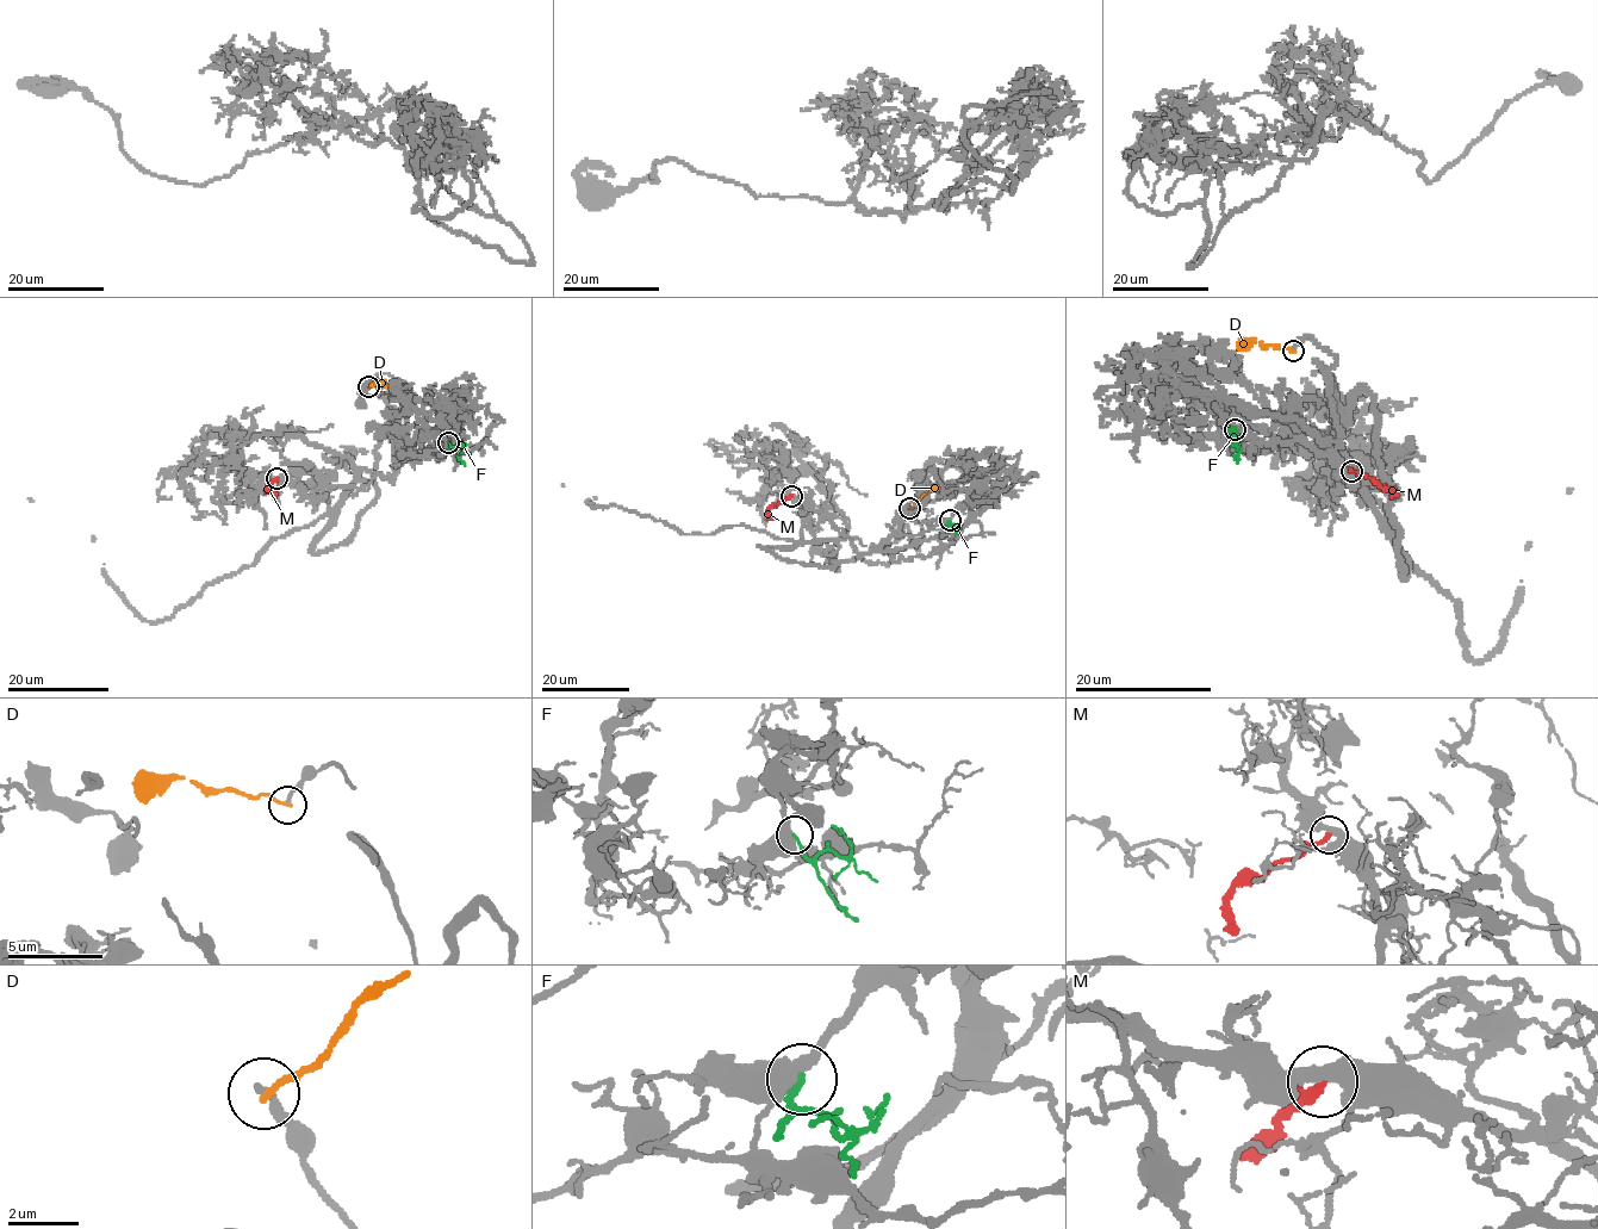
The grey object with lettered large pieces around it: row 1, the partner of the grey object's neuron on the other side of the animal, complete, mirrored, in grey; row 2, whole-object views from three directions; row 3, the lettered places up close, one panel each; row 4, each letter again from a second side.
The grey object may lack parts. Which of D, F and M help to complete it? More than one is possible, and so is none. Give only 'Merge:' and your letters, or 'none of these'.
Merge: none of these

